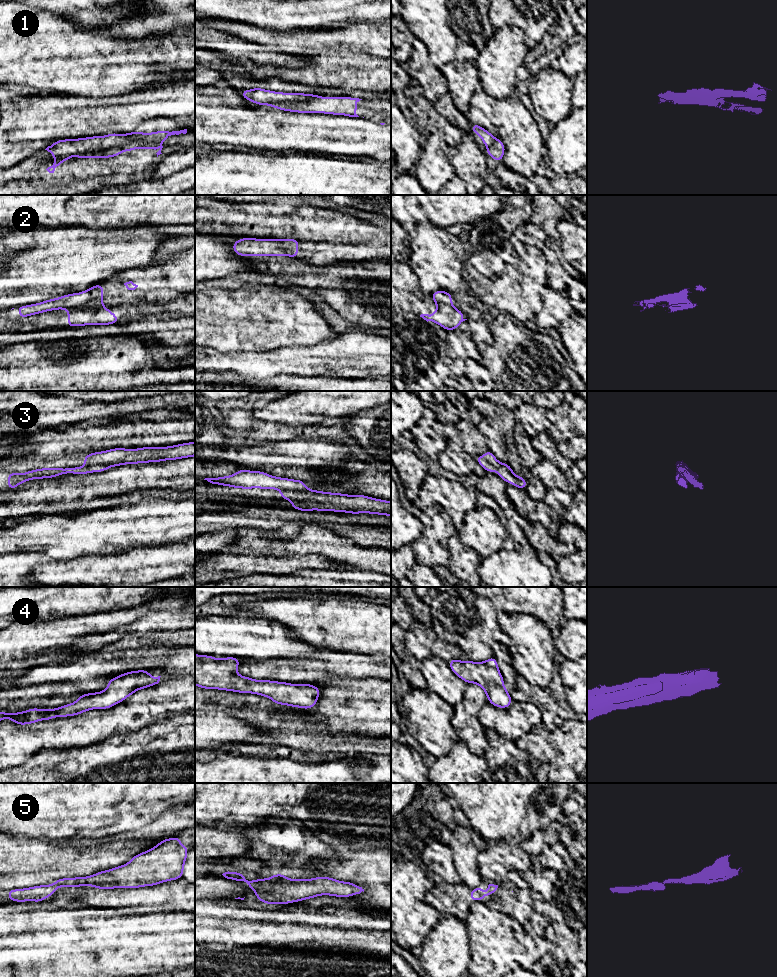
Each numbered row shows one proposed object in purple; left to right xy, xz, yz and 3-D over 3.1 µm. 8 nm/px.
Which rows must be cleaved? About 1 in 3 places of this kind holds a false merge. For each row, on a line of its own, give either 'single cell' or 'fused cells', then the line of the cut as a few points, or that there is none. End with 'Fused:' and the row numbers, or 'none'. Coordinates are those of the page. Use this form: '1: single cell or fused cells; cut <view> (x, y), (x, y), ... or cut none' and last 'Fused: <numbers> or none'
1: fused cells; cut xy (161, 141), (133, 140), (73, 155), (54, 156)
2: fused cells; cut xy (100, 298), (89, 300), (74, 307), (61, 308)
3: single cell; cut none
4: single cell; cut none
5: single cell; cut none
Fused: 1, 2

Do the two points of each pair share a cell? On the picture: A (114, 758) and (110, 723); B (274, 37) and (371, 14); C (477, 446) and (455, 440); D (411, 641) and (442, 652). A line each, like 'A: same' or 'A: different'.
A: different
B: different
C: same
D: same

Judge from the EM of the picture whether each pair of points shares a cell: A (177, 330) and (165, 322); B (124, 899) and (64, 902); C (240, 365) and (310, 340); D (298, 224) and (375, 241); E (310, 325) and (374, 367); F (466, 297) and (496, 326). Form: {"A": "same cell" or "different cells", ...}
{"A": "same cell", "B": "same cell", "C": "different cells", "D": "same cell", "E": "different cells", "F": "different cells"}

